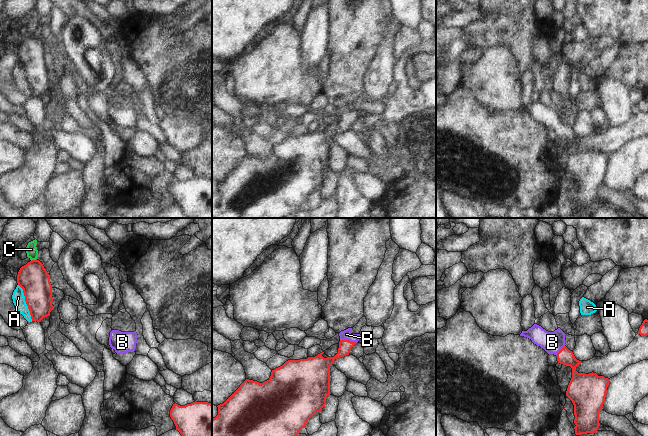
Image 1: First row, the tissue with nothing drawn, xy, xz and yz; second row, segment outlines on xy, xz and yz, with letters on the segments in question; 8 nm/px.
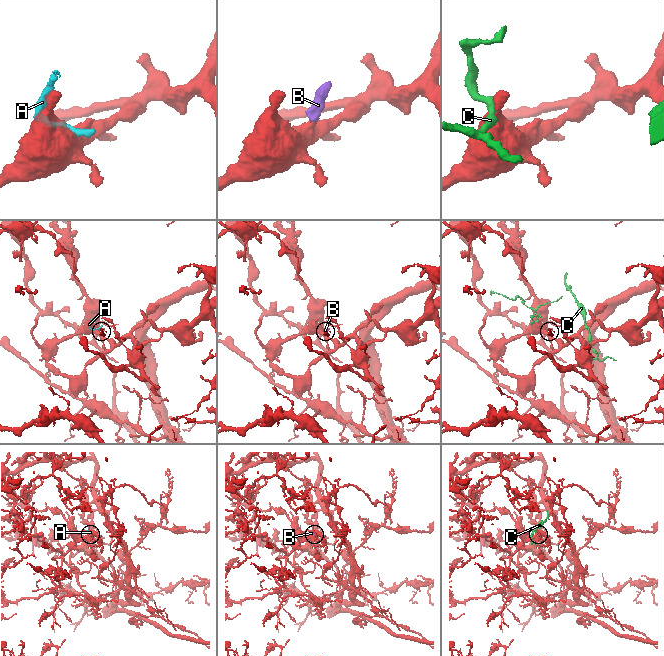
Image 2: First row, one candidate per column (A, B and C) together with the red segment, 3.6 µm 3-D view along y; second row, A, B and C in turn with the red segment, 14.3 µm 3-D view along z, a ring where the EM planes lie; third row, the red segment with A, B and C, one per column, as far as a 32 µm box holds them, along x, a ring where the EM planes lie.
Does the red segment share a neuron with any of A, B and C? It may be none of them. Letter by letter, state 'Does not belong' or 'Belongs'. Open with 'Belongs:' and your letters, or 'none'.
Belongs: B
A: Does not belong
B: Belongs
C: Does not belong.

